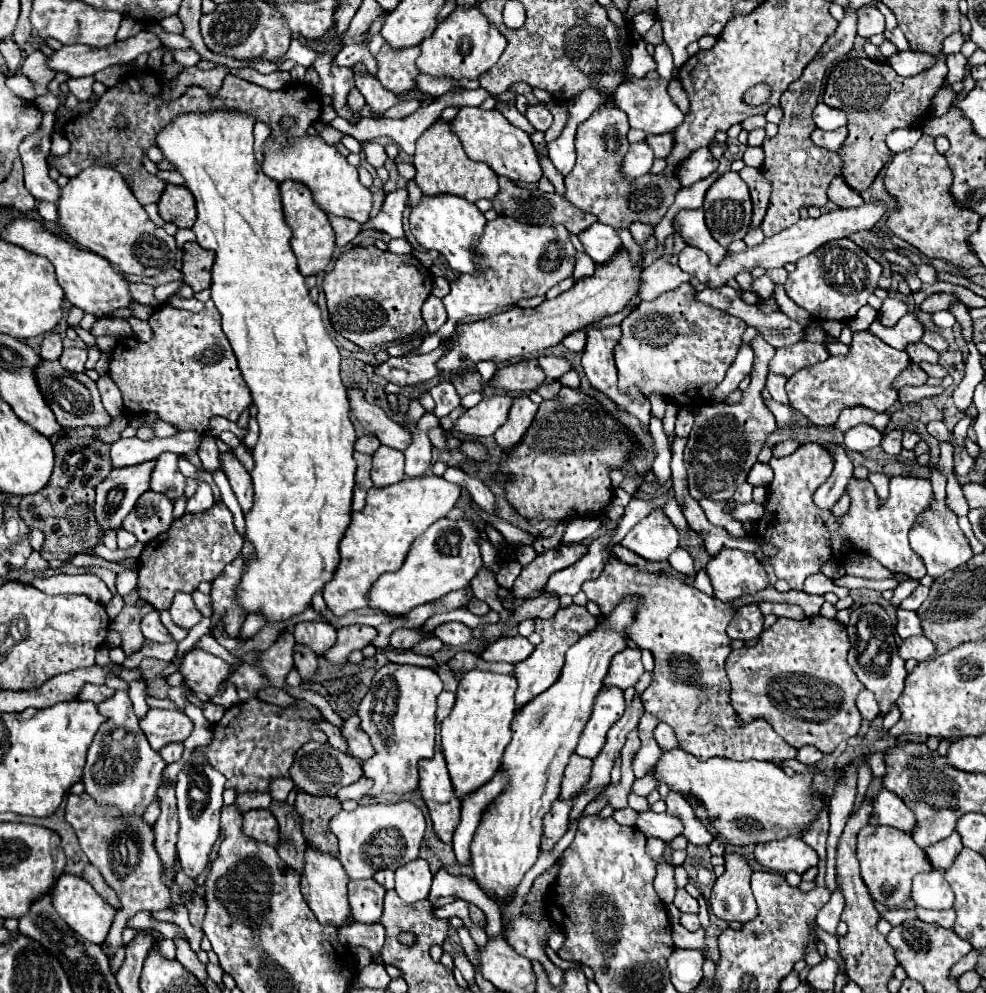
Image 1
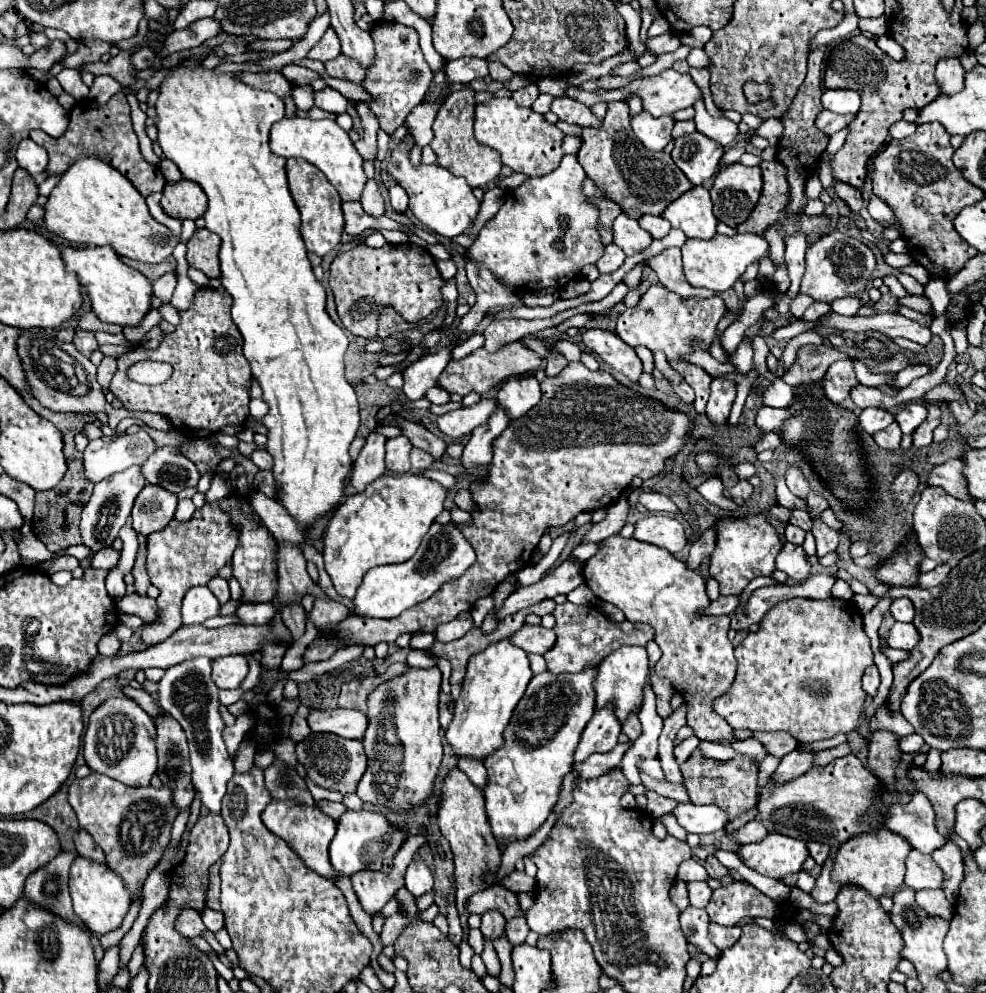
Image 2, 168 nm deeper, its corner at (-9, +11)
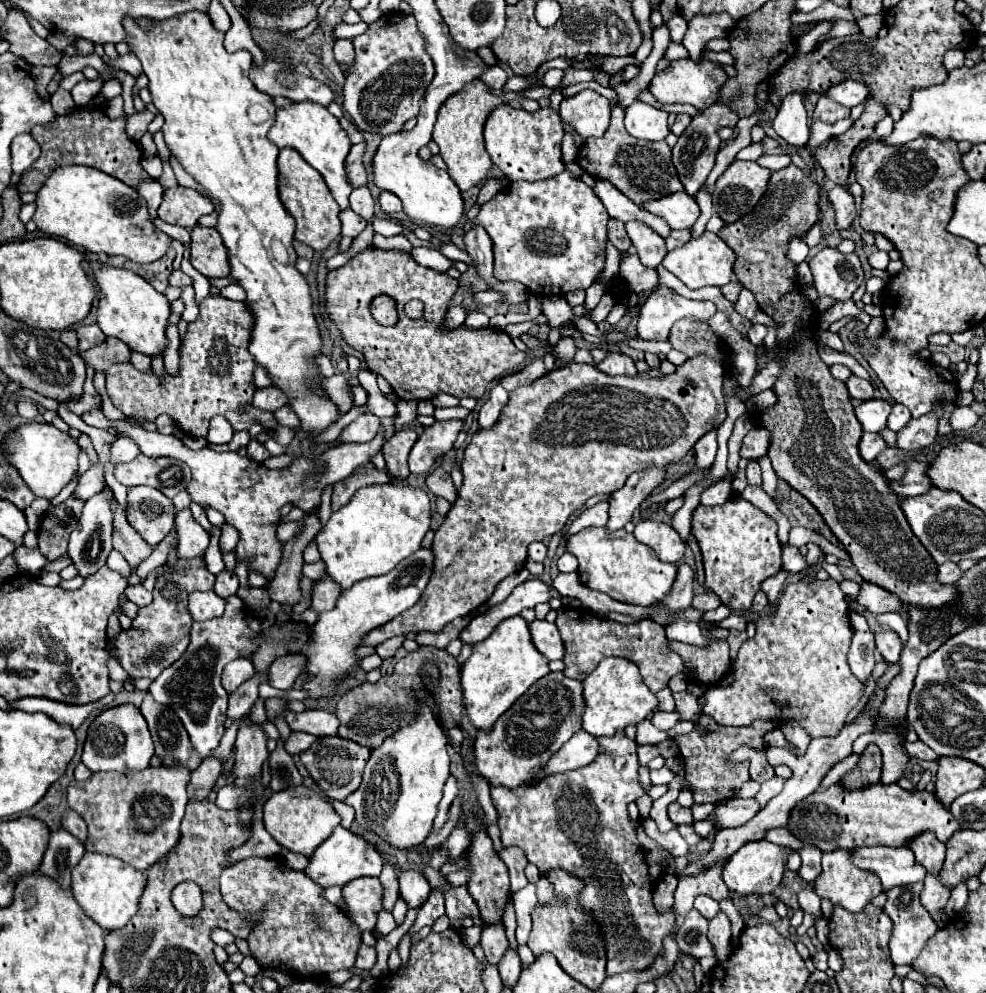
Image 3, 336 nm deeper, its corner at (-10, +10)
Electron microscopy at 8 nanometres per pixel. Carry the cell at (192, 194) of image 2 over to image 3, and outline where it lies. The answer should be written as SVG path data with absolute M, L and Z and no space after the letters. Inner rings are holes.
M174 186L164 190L164 198L158 208L158 218L168 224L184 226L190 230L196 226L200 216L210 212L214 212L214 204L208 196L192 188Z

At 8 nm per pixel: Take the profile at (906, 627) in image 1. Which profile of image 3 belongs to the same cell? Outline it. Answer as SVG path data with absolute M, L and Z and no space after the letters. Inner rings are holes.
M862 582L858 602L864 604L870 612L898 612L904 606L898 598L894 598L892 592L870 582Z

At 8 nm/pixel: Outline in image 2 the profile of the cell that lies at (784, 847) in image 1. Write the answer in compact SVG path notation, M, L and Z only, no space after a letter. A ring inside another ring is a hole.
M771 833L757 845L741 845L737 849L737 857L741 857L743 863L759 875L783 881L785 875L801 871L803 859L809 857L809 851L803 841Z

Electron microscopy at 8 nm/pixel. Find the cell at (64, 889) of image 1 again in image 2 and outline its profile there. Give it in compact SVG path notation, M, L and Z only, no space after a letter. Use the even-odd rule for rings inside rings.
M81 855L73 861L69 891L71 891L71 899L73 899L73 911L97 935L115 931L123 923L123 919L129 911L129 905L131 905L131 893L127 889L125 881L115 871L111 871L107 865L93 863Z

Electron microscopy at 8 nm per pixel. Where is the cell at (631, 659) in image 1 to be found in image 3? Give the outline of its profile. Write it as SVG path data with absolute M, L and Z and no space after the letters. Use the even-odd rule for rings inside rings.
M604 658L582 684L586 700L582 728L594 736L614 736L614 732L624 730L630 724L636 726L646 720L658 706L658 700L654 692L650 692L650 688L644 684L638 666L626 658Z

